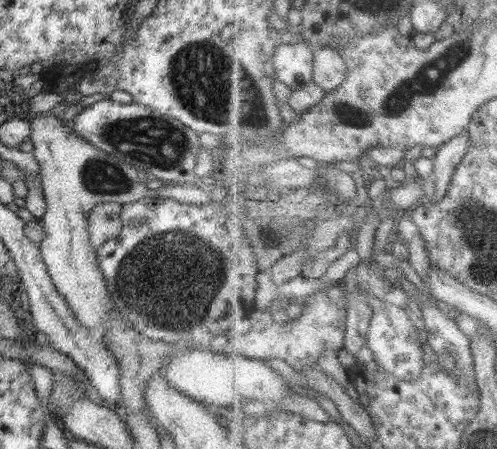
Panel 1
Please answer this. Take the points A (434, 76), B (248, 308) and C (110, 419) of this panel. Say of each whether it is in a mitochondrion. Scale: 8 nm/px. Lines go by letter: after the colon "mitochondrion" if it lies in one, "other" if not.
A: mitochondrion
B: other
C: other

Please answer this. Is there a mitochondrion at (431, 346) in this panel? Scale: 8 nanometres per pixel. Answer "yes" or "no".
no

